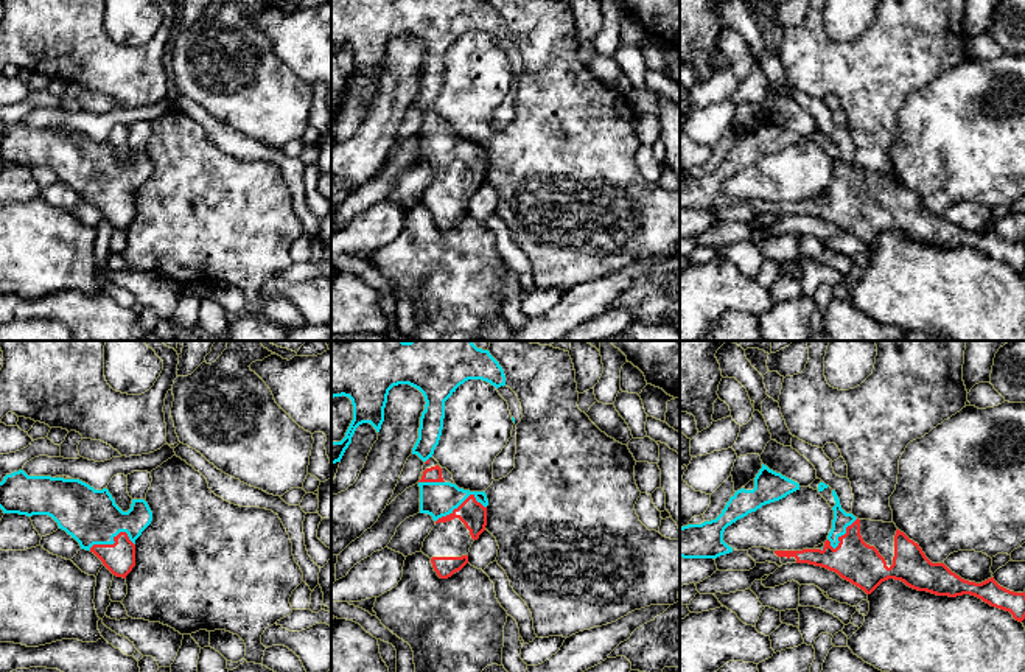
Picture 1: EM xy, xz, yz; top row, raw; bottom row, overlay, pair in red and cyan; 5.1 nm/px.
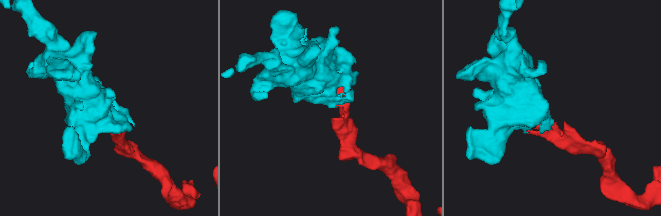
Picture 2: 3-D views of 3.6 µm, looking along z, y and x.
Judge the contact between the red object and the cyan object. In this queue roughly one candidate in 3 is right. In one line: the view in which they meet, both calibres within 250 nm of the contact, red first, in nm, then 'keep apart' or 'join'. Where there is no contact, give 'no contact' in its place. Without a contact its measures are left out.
meets red in xy; 160 nm thick on the red side, 280 nm on the other; join

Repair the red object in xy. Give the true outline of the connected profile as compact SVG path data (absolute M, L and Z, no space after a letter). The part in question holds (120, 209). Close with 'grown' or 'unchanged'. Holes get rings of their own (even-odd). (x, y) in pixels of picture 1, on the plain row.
M23 121L6 126L0 134L0 160L3 165L51 168L81 201L93 204L114 227L123 230L135 218L135 191L152 173L145 151L132 151L131 160L123 163L107 140L95 142L79 131L28 128Z | grown

